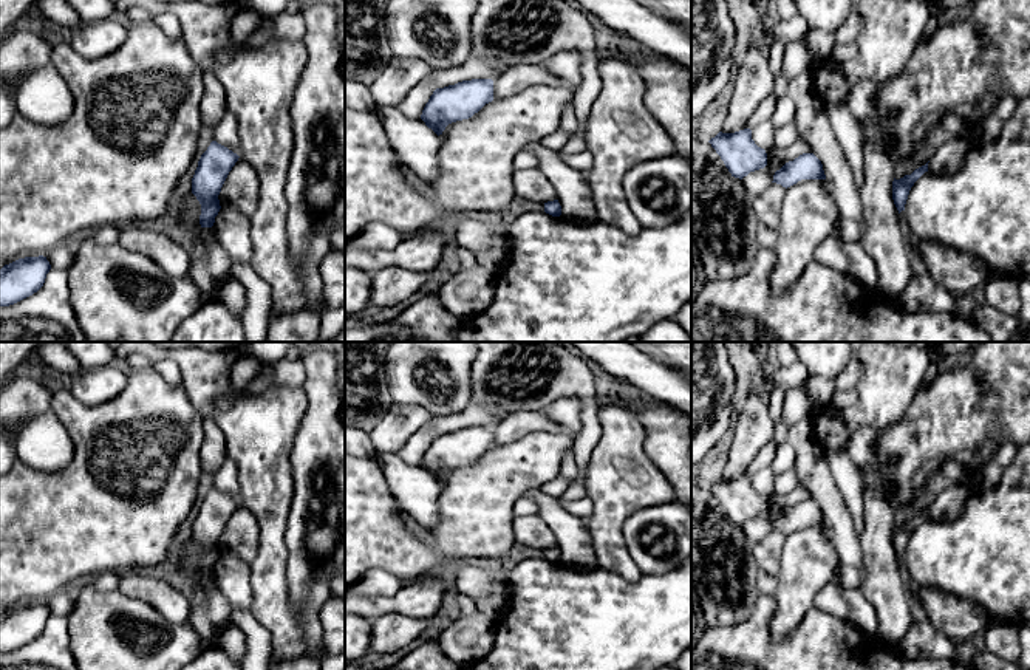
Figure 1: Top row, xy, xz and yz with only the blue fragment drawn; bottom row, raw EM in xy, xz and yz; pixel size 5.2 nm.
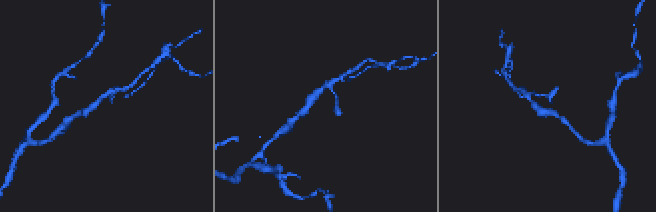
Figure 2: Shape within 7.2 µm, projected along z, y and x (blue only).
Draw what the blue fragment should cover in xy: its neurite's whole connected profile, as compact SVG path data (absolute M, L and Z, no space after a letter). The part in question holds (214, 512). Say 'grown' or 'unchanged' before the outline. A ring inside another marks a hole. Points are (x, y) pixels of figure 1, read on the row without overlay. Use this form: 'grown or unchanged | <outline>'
unchanged | M212 487L207 497L201 501L192 525L192 540L201 551L201 574L213 573L215 563L221 555L218 542L238 504L237 500L217 487Z

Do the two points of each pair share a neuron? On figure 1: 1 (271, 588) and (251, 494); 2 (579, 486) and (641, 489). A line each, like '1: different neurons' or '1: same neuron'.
1: same neuron
2: different neurons

